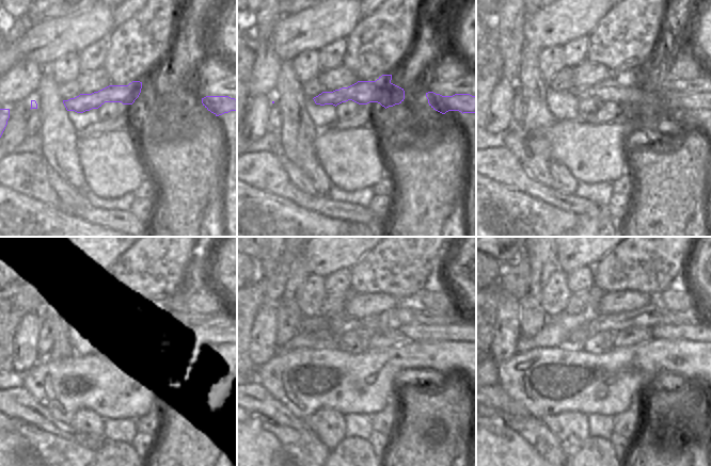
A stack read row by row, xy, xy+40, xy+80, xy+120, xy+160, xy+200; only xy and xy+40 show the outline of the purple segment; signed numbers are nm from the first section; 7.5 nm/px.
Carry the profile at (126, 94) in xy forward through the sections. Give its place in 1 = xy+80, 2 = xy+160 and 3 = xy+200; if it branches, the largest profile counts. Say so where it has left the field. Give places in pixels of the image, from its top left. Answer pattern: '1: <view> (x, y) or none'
1: xy+80 (617, 89)
2: xy+160 (412, 332)
3: xy+200 (692, 331)

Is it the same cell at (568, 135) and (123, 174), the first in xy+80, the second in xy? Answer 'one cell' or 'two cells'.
one cell

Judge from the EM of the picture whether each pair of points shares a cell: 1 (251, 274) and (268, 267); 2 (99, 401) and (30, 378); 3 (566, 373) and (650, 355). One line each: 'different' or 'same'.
1: different
2: same
3: same

